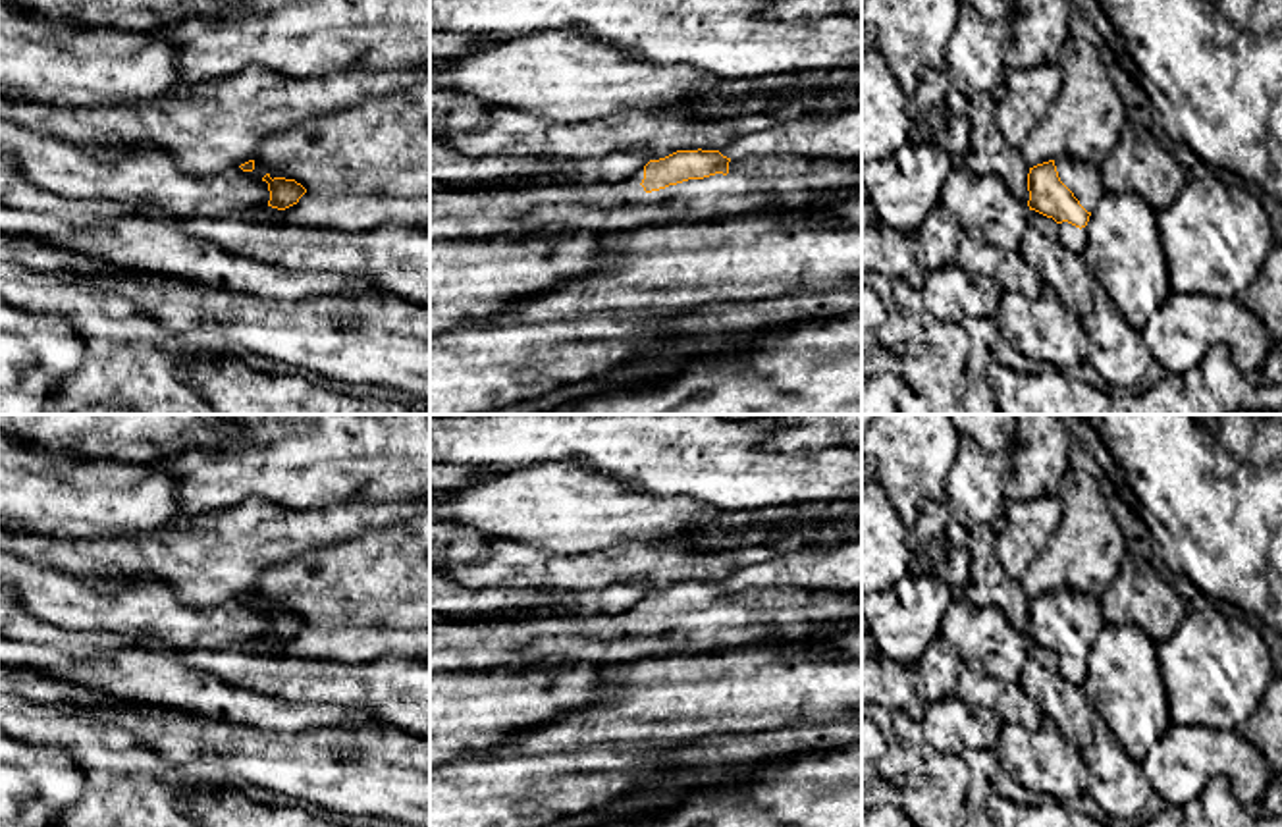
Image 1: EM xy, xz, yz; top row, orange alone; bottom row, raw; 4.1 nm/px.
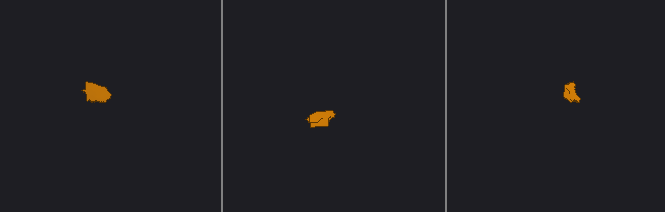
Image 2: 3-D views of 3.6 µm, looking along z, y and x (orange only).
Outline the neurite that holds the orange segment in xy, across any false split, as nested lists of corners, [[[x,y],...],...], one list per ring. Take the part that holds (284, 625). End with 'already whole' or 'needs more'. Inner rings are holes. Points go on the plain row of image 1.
[[[266,605],[262,613],[268,615],[268,623],[270,623],[268,638],[278,642],[285,642],[297,636],[299,630],[307,625],[307,621],[295,611],[285,611],[285,609],[272,611],[270,605]]]; already whole

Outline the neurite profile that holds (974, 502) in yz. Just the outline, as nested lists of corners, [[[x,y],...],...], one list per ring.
[[[995,457],[987,459],[983,478],[975,478],[966,465],[954,461],[948,472],[948,499],[954,522],[964,532],[989,524],[997,532],[1004,528],[1004,482],[993,470]]]

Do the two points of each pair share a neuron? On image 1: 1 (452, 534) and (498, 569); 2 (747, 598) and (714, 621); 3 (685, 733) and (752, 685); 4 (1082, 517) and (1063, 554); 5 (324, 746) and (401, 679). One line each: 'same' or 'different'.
1: different
2: same
3: same
4: same
5: different

